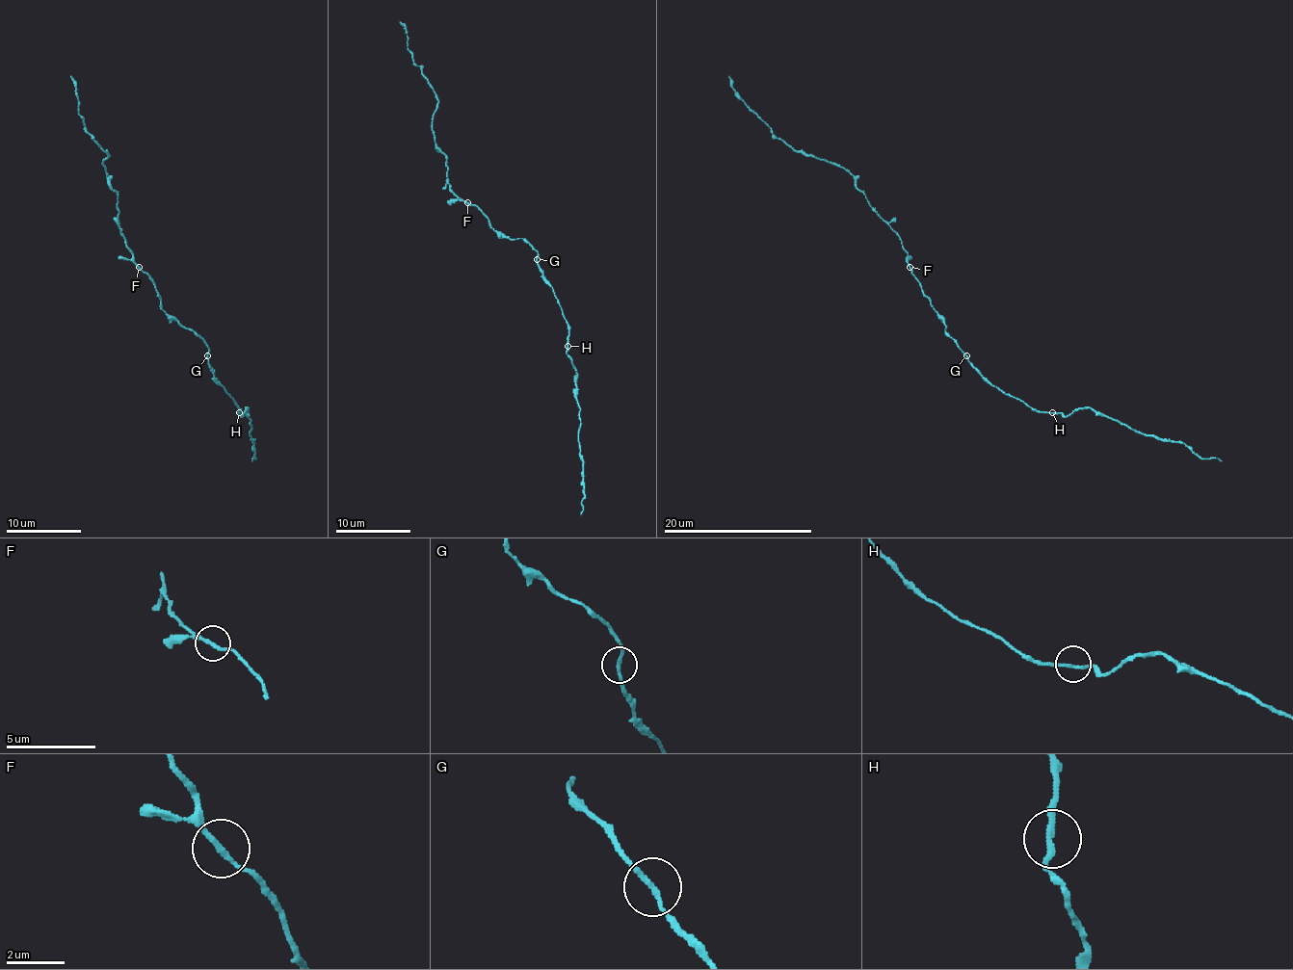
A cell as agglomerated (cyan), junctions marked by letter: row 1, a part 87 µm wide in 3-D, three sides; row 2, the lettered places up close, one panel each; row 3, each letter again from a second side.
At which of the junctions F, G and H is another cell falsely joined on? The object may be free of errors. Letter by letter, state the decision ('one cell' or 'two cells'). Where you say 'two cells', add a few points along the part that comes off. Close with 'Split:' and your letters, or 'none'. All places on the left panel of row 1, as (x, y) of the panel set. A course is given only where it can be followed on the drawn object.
F: one cell
G: one cell
H: one cell
Split: none

